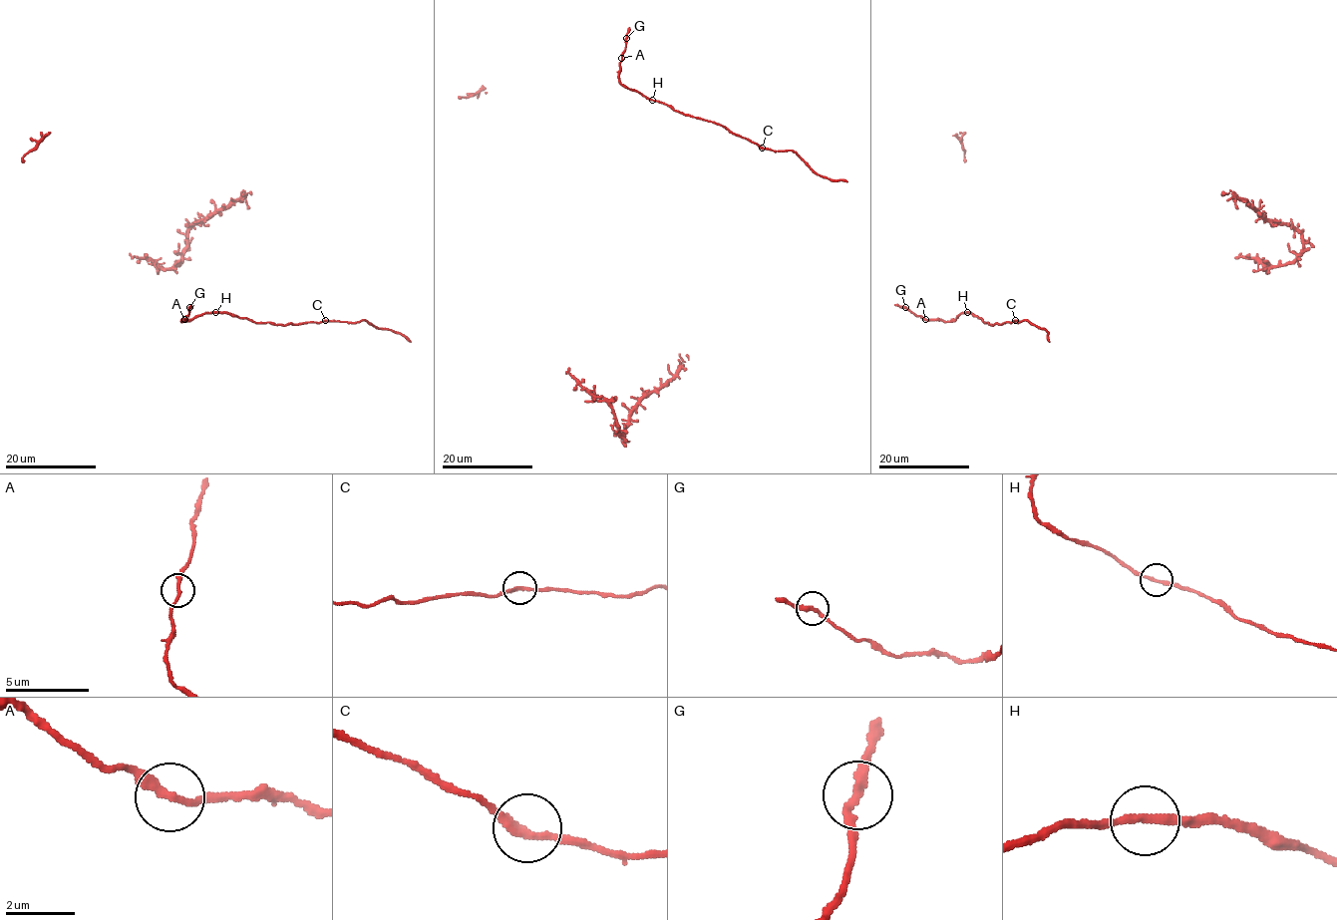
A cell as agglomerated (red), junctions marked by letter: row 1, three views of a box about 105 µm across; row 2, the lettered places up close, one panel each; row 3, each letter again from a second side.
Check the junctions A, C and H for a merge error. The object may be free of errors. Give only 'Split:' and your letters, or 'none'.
Split: none

